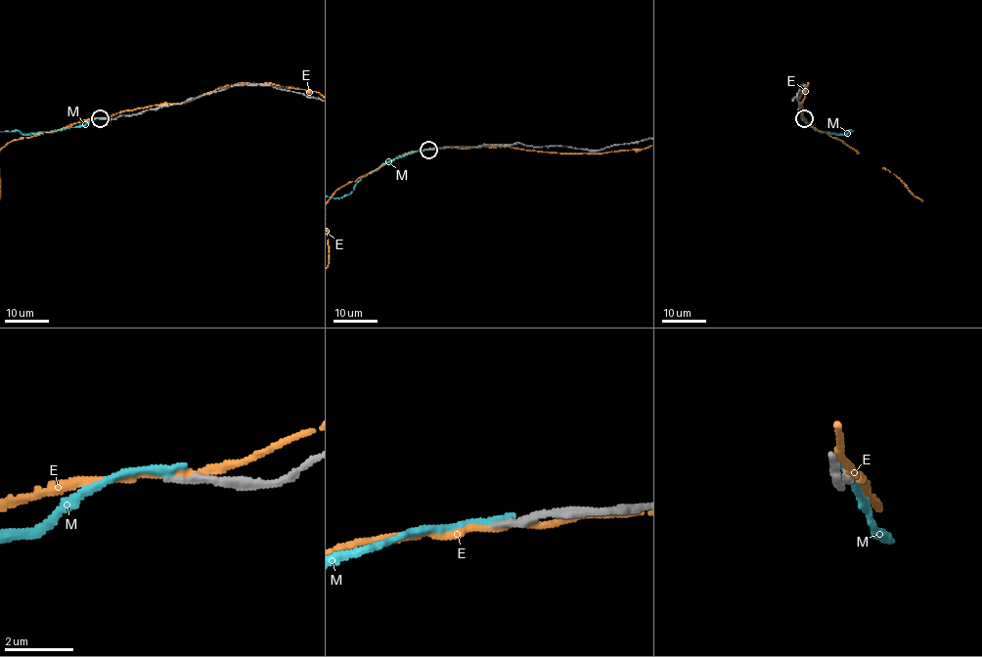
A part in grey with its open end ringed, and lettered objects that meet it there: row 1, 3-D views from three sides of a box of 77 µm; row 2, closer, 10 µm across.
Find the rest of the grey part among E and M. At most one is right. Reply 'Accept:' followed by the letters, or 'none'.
Accept: none

